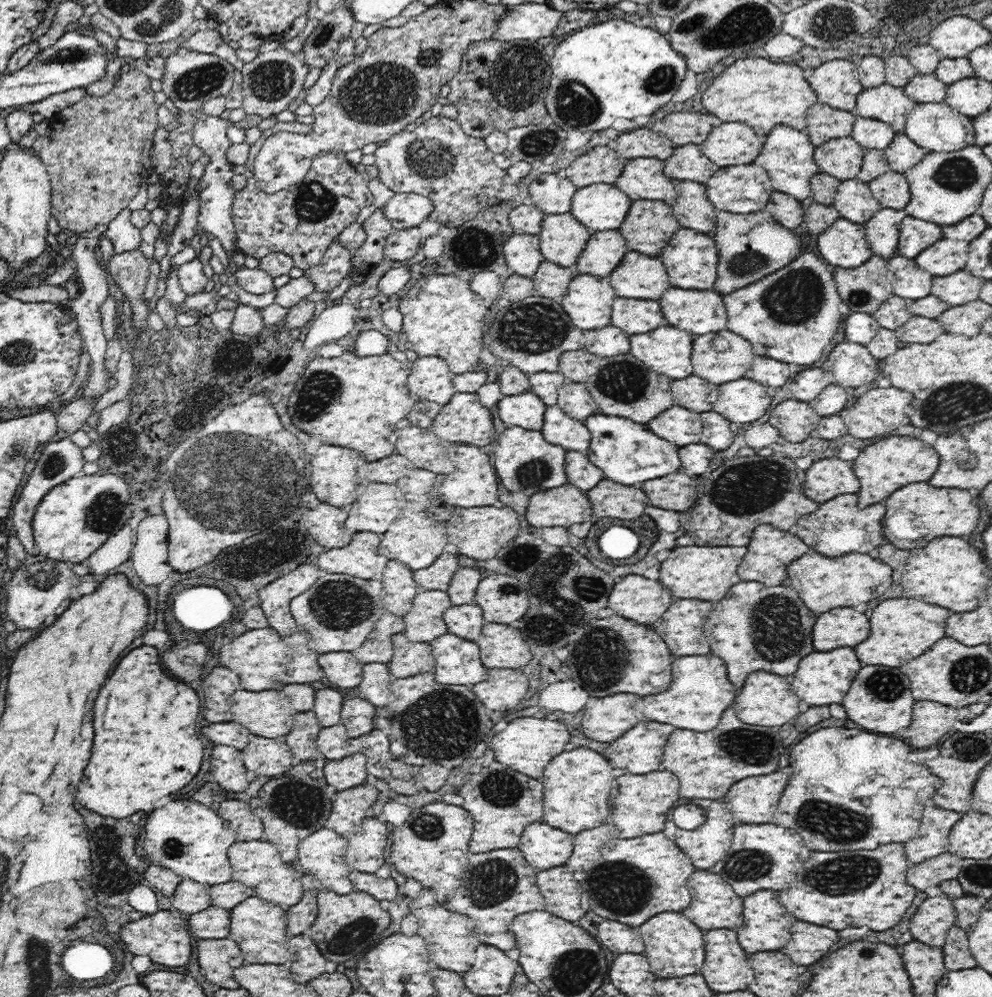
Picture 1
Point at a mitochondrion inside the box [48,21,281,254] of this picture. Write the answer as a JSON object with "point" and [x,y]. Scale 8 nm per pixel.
{"point":[200,81]}

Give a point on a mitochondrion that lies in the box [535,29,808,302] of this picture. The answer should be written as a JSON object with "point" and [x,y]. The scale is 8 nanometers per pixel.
{"point":[576,104]}

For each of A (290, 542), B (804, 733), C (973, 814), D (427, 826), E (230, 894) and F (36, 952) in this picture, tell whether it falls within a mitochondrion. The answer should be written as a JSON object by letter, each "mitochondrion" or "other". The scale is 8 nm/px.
{"A":"mitochondrion","B":"other","C":"other","D":"mitochondrion","E":"other","F":"mitochondrion"}

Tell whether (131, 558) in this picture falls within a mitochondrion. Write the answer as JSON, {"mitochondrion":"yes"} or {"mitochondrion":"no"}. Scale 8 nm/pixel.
{"mitochondrion":"no"}

